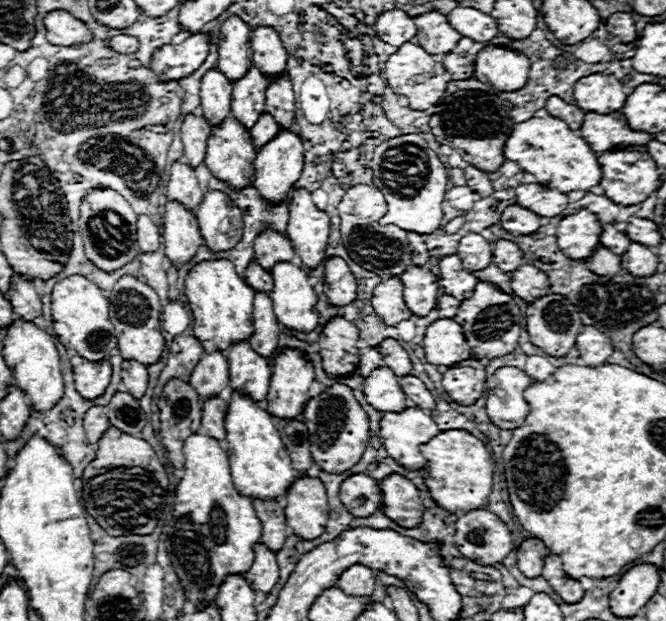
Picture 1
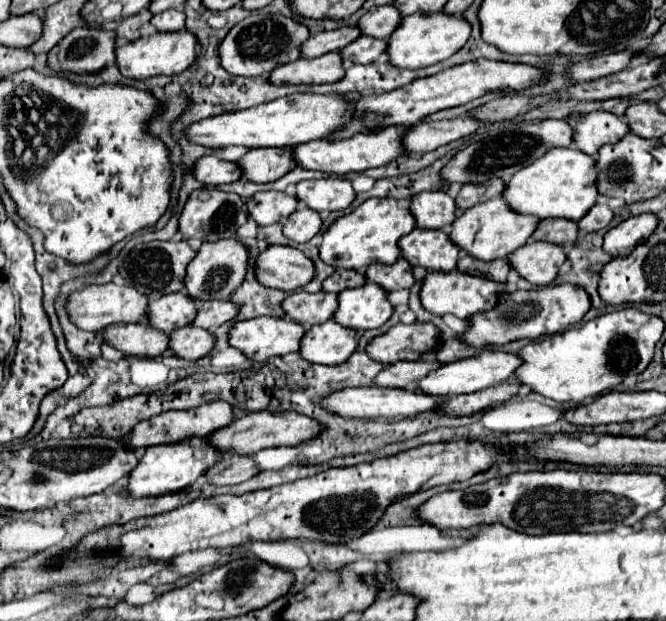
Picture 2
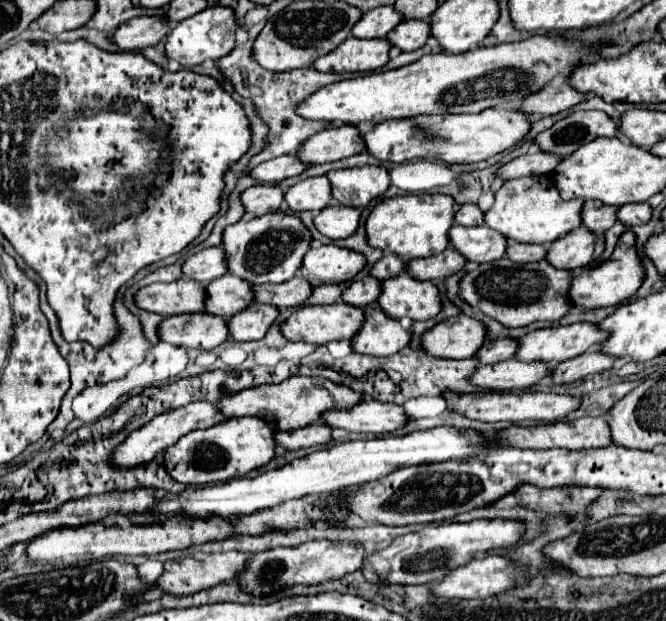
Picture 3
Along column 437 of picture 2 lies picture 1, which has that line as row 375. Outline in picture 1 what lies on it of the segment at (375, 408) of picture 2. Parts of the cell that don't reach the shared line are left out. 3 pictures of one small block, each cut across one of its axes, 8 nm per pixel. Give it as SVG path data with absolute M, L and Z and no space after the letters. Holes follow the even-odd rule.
M384 340L380 346L378 346L382 358L384 358L384 364L390 366L390 370L396 370L396 374L404 376L404 374L410 374L412 370L412 362L408 358L408 352L400 346L398 340Z

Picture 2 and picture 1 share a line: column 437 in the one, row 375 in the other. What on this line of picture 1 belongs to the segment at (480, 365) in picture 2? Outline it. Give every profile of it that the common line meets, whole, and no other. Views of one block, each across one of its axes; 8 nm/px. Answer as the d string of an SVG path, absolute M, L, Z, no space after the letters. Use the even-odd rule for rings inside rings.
M386 366L376 368L368 378L364 378L362 388L368 404L372 404L378 412L400 412L410 406L398 384L398 376Z

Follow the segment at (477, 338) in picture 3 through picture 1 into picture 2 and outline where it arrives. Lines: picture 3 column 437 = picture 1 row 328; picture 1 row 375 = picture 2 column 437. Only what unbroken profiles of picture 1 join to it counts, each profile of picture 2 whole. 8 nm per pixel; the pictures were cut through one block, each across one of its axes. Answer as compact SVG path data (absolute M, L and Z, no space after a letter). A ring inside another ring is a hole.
M414 322L410 326L396 324L386 334L376 336L366 352L372 360L394 364L398 360L418 360L424 352L436 350L440 344L440 330L432 322Z

